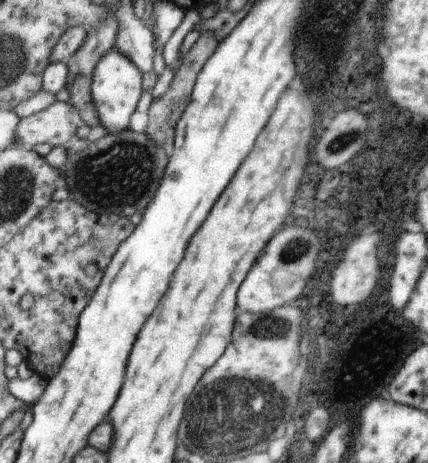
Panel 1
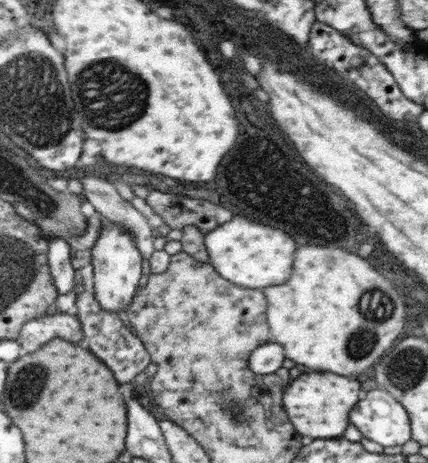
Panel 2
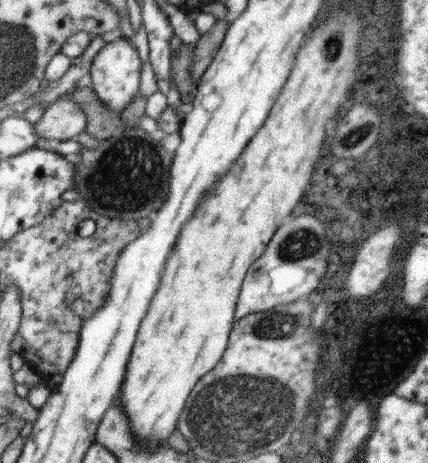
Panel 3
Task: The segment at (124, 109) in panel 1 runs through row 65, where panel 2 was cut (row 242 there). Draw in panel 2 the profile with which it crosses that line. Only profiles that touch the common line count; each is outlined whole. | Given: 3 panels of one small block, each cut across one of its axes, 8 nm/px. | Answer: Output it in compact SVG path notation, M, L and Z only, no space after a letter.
M119 226L103 228L93 250L91 250L91 266L93 266L93 294L99 308L107 314L127 312L133 304L131 298L137 294L137 284L141 278L141 258L139 250L135 246L135 238L131 238L125 230Z

